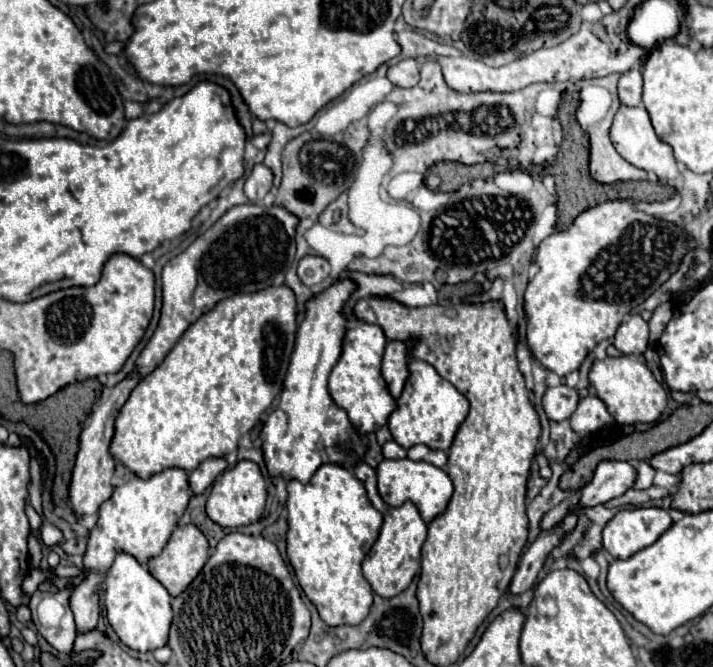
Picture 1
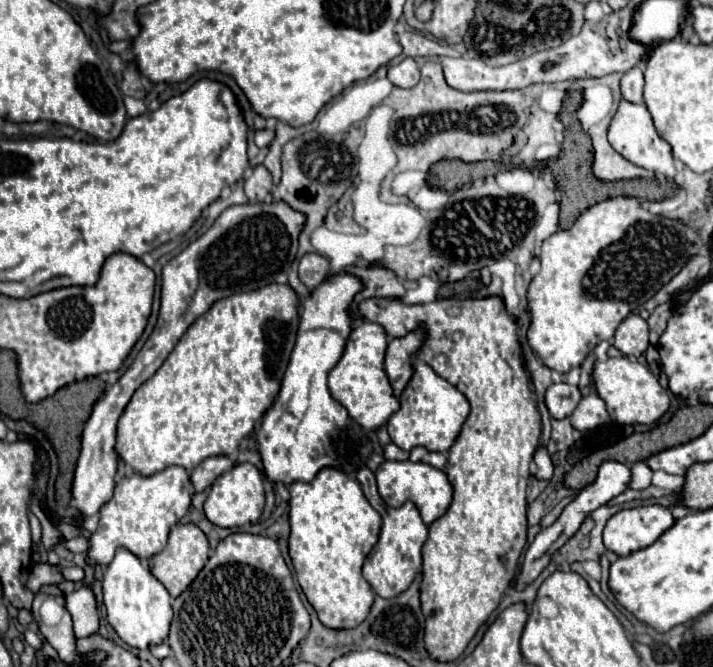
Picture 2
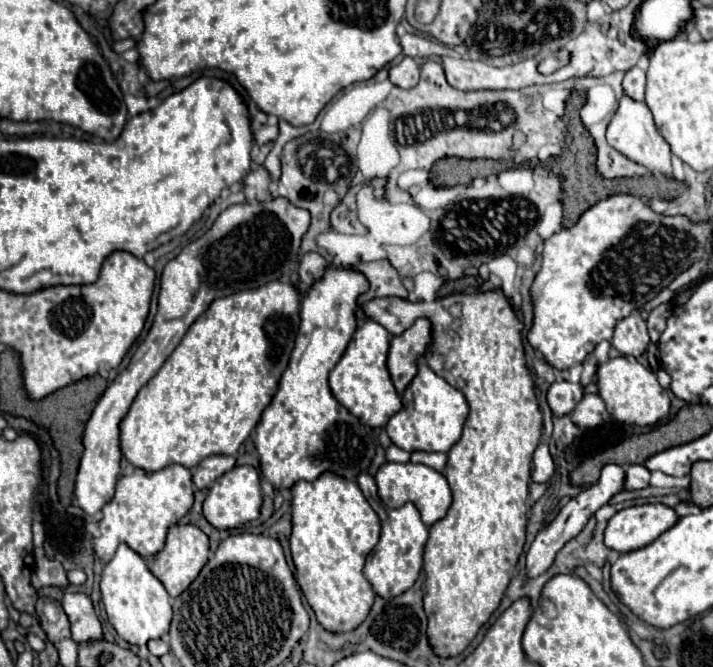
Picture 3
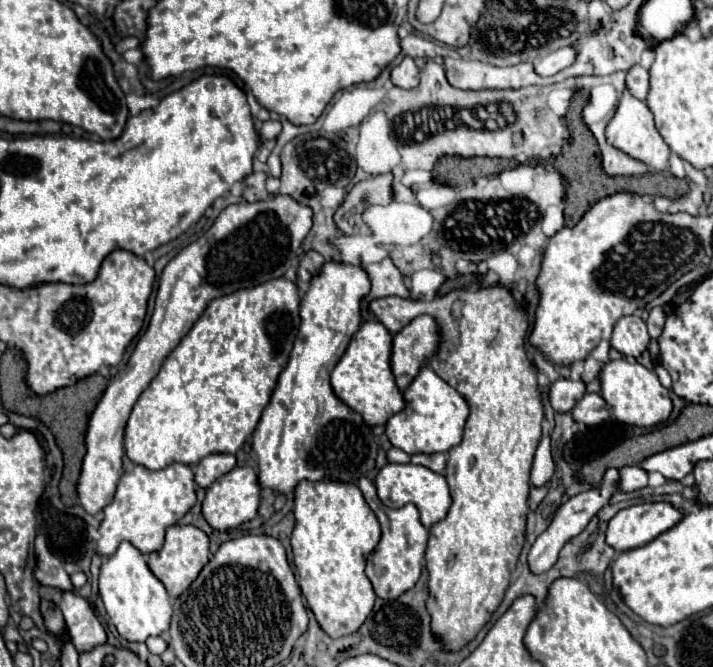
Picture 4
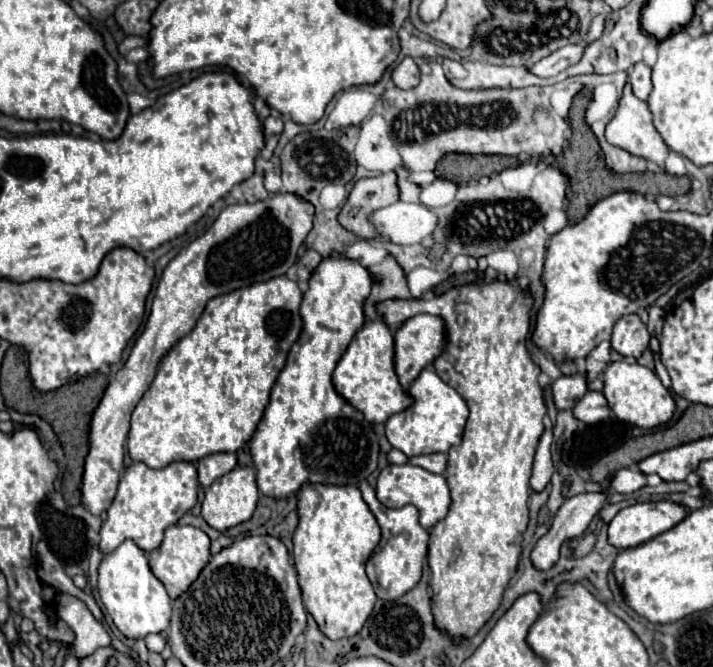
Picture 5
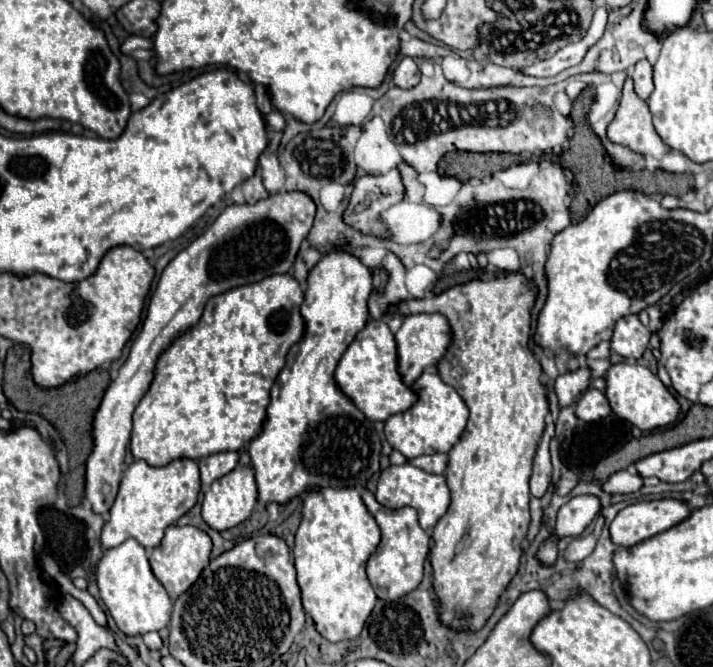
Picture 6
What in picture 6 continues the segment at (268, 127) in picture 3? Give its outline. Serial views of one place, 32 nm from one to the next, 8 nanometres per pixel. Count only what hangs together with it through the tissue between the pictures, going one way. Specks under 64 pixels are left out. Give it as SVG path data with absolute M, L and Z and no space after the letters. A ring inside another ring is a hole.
M274 109L268 116L266 116L266 124L272 128L272 130L282 130L286 126L286 120L284 120L284 114Z

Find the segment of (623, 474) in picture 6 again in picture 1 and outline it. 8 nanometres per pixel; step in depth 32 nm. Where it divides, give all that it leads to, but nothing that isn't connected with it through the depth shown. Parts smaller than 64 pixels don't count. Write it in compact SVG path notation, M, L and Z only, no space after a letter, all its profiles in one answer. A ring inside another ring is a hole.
M636 460L636 462L634 462L634 468L636 468L634 488L636 488L636 490L650 488L650 486L652 486L652 478L654 478L654 468L652 468L648 462L644 462L644 460Z

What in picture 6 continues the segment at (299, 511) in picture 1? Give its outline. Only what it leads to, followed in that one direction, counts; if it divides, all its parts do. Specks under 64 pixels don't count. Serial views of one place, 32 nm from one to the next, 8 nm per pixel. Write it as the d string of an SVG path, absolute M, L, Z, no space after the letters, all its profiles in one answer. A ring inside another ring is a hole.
M322 488L320 492L308 492L302 510L302 522L296 530L294 566L298 572L298 586L302 590L302 606L312 616L316 630L328 642L342 642L360 636L366 618L370 616L376 594L366 578L366 562L380 544L380 528L372 514L366 510L360 494L354 488Z

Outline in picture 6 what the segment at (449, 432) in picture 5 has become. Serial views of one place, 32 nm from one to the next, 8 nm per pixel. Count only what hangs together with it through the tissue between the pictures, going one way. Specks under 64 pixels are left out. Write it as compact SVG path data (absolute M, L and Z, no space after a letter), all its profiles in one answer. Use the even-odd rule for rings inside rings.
M424 372L412 386L418 394L418 402L402 412L394 414L384 424L384 436L390 442L390 446L398 452L402 452L408 460L422 456L422 454L436 454L436 452L448 452L456 440L460 440L460 434L468 420L468 408L464 400L458 396L458 392L444 384L444 380L436 374Z

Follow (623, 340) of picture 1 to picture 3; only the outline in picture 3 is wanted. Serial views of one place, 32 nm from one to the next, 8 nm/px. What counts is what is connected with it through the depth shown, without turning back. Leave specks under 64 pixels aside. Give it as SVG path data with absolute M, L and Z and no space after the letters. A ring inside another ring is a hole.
M630 314L616 324L612 346L624 356L640 356L650 343L646 322L638 314Z

